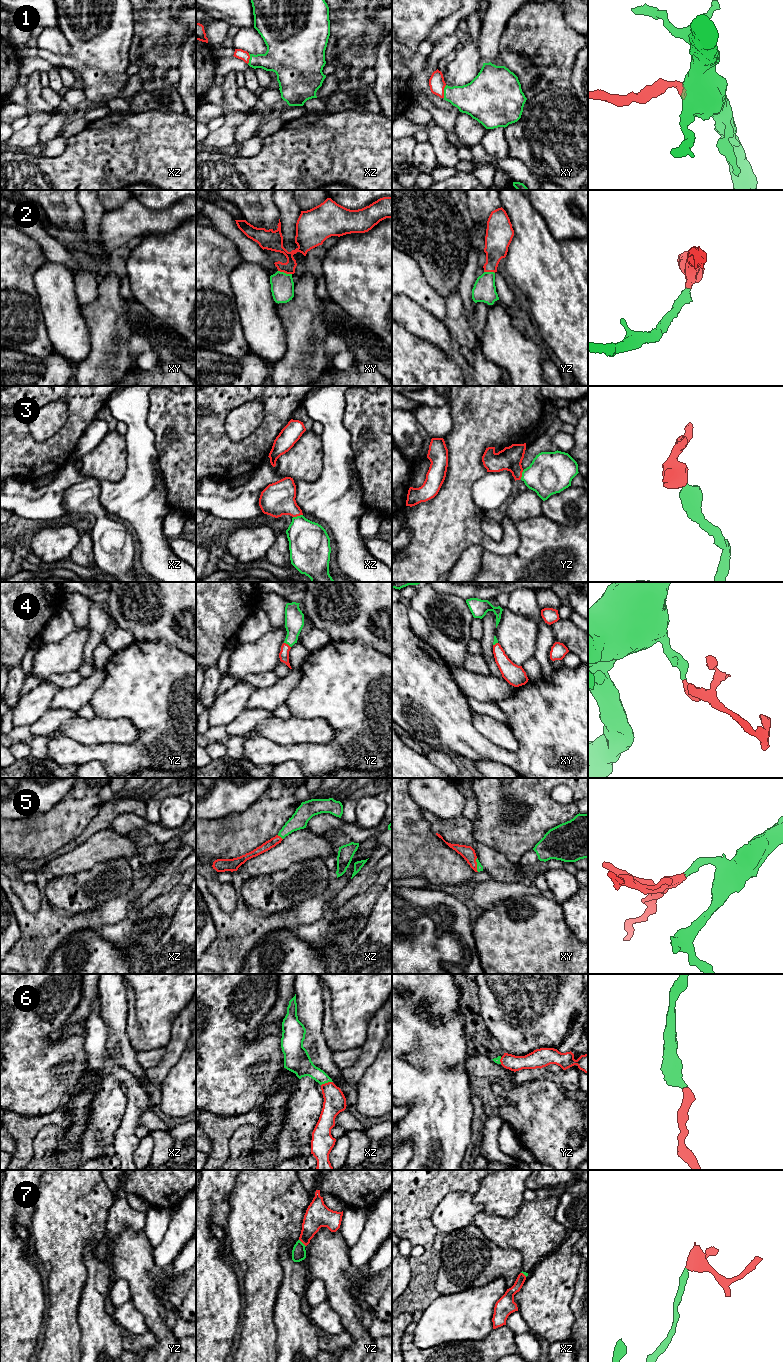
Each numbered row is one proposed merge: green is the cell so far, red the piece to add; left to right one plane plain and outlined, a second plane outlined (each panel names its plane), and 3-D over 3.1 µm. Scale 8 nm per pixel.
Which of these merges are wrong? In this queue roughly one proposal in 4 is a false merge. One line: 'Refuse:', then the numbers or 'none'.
Refuse: none

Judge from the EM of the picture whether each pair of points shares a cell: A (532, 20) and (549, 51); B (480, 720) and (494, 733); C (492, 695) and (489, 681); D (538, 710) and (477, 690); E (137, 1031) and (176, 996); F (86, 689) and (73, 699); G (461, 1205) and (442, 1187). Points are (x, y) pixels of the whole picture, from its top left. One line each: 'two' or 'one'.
A: one
B: one
C: one
D: two
E: one
F: one
G: two

